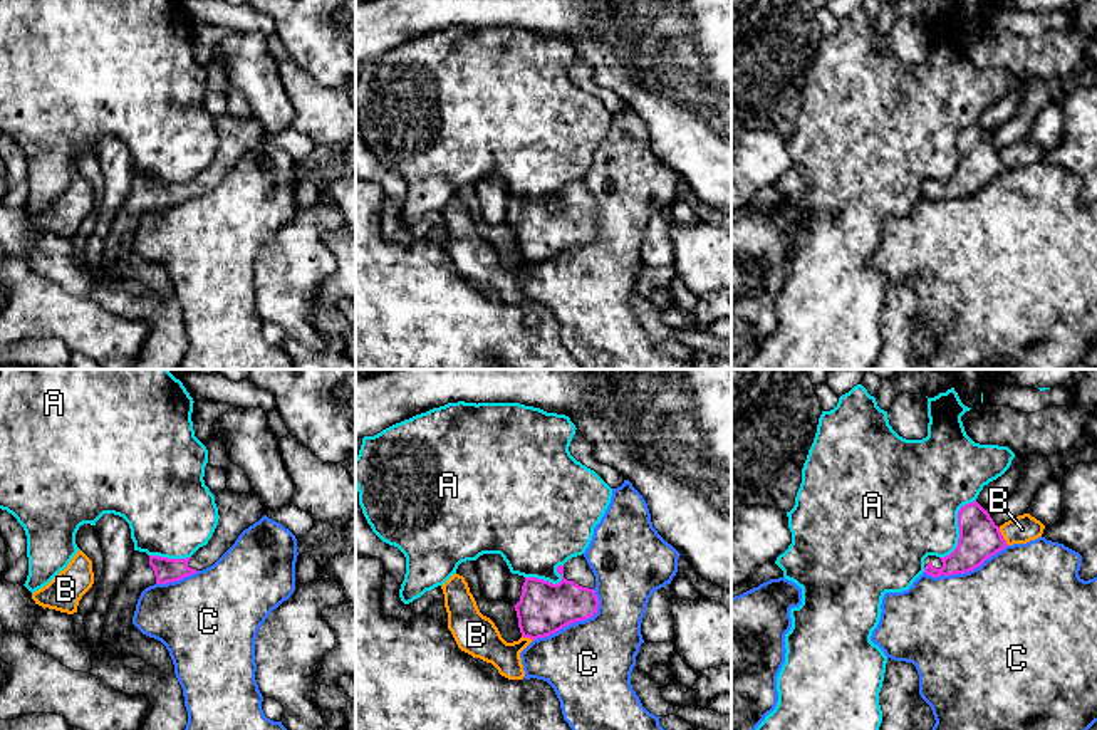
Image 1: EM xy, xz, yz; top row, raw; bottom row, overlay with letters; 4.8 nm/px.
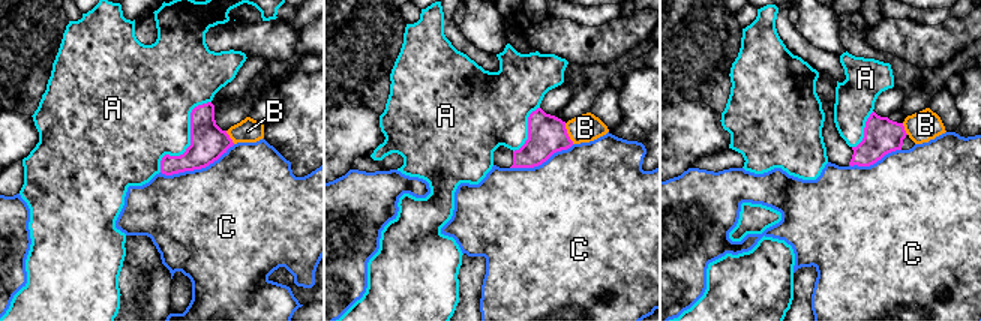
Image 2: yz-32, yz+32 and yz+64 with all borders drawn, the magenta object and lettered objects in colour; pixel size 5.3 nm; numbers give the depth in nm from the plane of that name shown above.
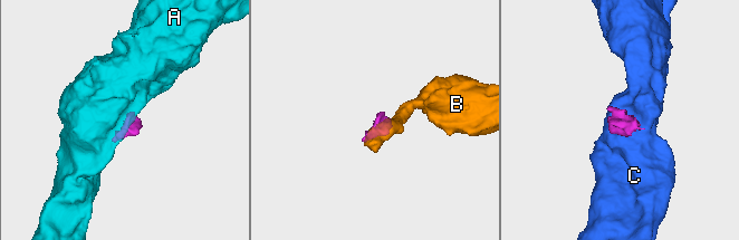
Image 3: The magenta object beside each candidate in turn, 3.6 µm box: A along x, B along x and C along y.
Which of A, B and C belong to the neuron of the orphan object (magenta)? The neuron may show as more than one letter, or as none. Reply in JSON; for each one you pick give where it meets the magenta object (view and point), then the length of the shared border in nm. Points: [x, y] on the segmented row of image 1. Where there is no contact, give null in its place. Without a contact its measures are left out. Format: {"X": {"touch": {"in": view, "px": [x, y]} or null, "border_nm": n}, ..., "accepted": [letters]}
{"accepted": []}

